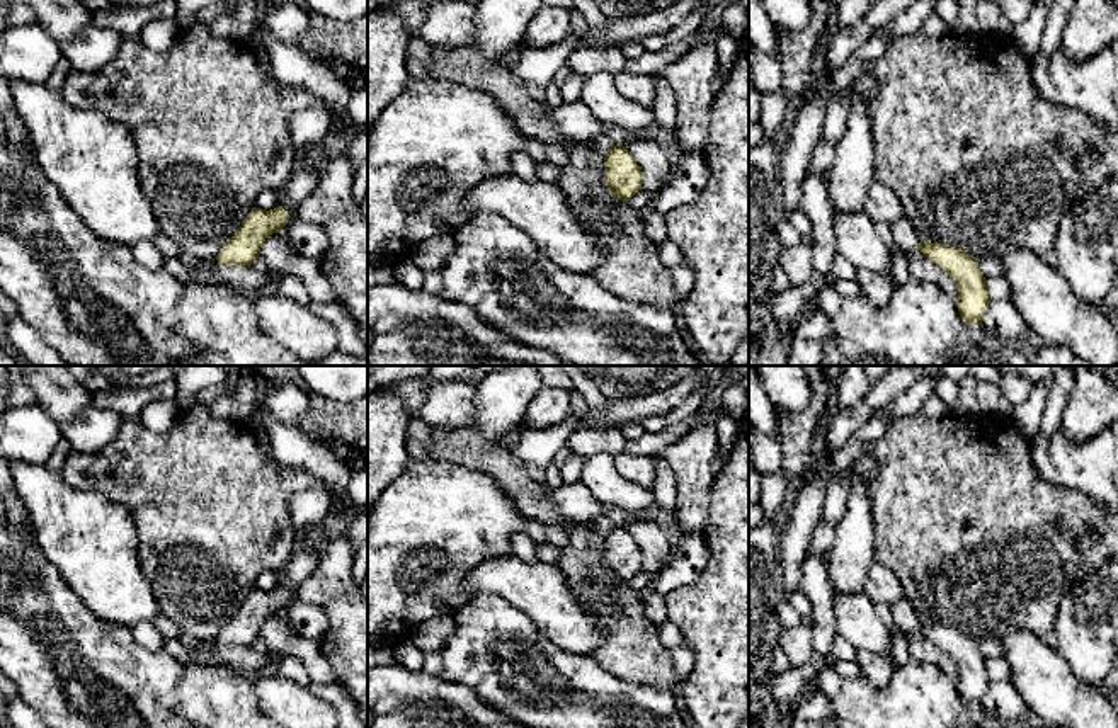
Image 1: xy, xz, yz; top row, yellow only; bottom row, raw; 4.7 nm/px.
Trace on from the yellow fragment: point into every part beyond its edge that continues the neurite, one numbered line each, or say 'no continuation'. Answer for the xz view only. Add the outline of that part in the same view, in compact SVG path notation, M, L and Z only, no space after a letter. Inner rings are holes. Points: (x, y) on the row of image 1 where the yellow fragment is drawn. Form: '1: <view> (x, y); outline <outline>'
no continuation

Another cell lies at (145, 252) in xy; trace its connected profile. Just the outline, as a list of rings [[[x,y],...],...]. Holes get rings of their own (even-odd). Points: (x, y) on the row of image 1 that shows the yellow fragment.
[[[141,240],[131,247],[133,257],[150,270],[163,270],[165,257],[153,240]]]

